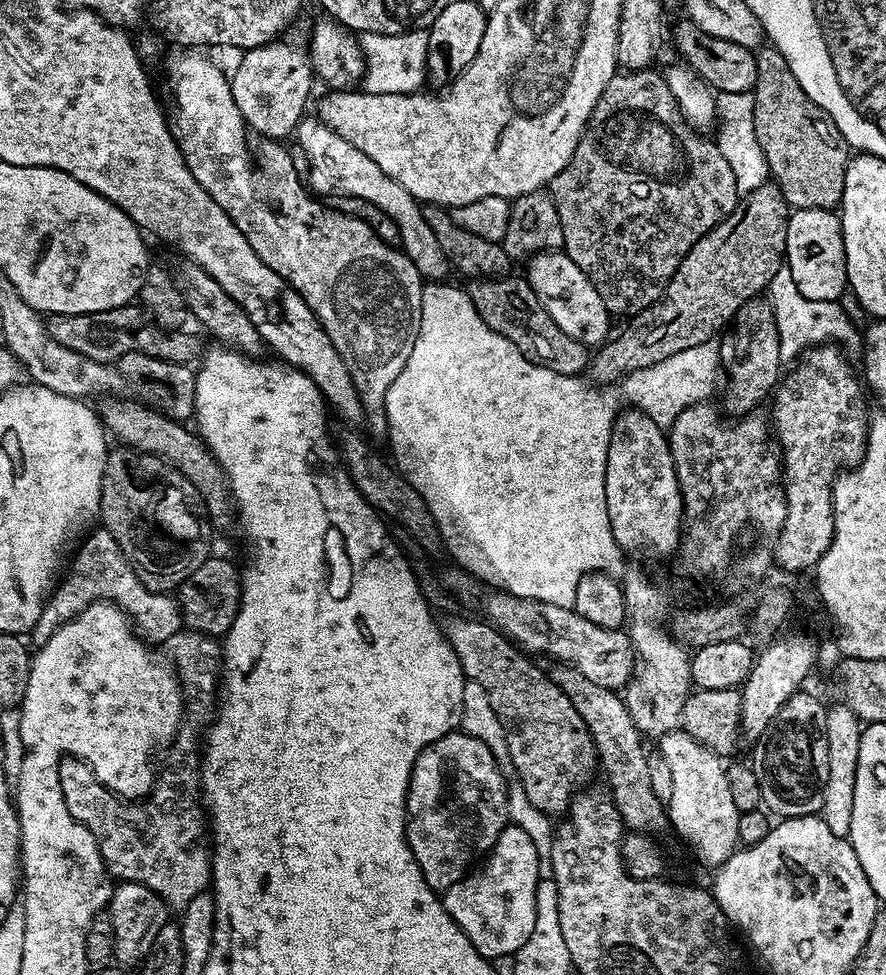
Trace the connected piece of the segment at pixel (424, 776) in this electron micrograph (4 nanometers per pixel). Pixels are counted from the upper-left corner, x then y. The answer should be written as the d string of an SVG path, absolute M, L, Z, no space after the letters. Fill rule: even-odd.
M462 730L448 732L442 738L438 738L438 742L426 745L418 754L408 783L406 831L408 845L422 870L422 878L426 878L426 882L437 894L443 894L450 886L454 886L454 882L469 875L473 865L491 852L497 838L509 823L510 784L509 781L504 781L500 768L501 761L497 760L490 746Z

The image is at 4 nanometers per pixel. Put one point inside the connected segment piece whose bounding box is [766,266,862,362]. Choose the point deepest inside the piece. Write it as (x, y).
(803, 322)

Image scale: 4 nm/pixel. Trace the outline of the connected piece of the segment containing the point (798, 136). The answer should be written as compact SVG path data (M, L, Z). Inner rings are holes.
M764 46L756 52L758 74L751 94L753 122L758 144L765 154L771 179L780 188L789 209L836 210L844 193L850 149L838 126L798 86L794 70L777 48Z

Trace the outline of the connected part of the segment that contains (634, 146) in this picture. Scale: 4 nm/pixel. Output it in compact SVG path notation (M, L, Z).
M651 67L638 69L636 71L617 71L616 75L610 78L606 90L602 90L602 98L594 106L587 124L584 126L584 133L580 135L578 146L570 158L570 162L552 179L550 185L550 195L554 206L558 210L558 222L562 222L562 234L564 235L563 251L568 257L590 278L594 290L602 298L602 302L607 306L609 313L616 312L623 318L637 316L642 310L646 310L651 304L659 300L664 295L664 288L670 282L670 278L678 270L682 258L702 238L711 228L718 226L723 219L734 210L738 201L738 193L735 186L734 173L730 170L730 165L722 156L722 151L716 145L715 139L706 137L697 129L693 128L684 115L676 107L674 94L670 94L670 86L663 75L654 72Z

